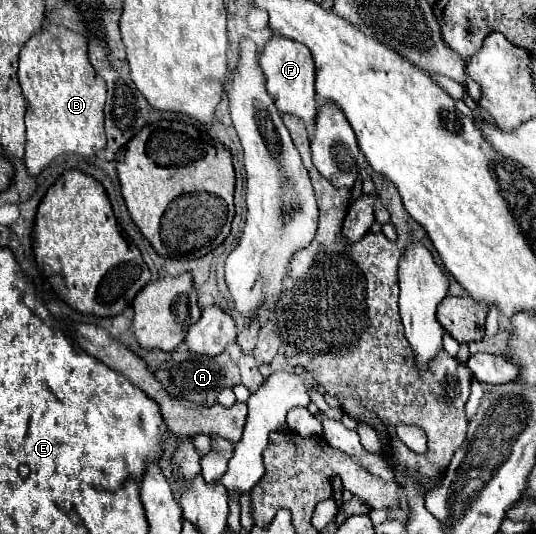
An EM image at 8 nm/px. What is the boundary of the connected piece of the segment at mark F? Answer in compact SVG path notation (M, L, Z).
M271 37L271 41L265 45L259 57L259 65L265 75L267 93L275 101L279 115L293 115L305 121L307 131L313 131L317 119L317 101L315 101L315 65L309 49L285 37Z

